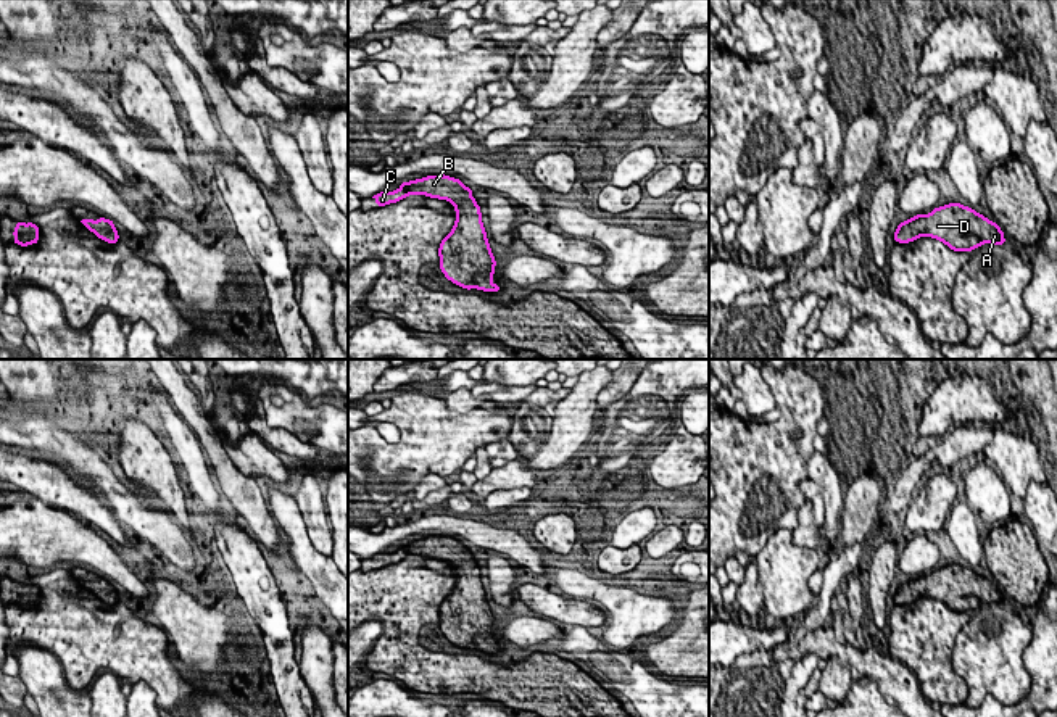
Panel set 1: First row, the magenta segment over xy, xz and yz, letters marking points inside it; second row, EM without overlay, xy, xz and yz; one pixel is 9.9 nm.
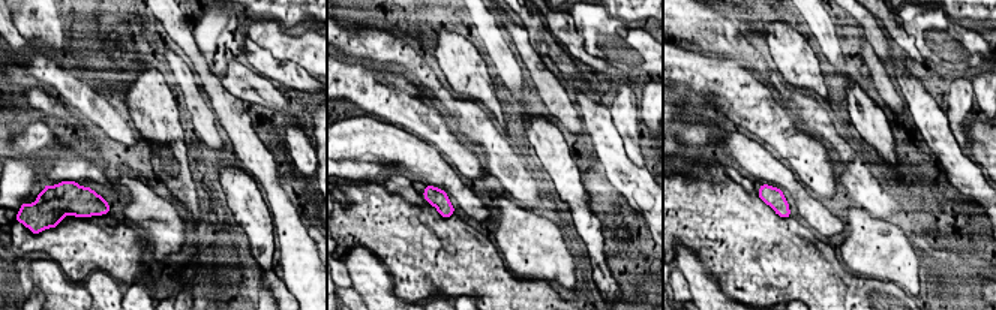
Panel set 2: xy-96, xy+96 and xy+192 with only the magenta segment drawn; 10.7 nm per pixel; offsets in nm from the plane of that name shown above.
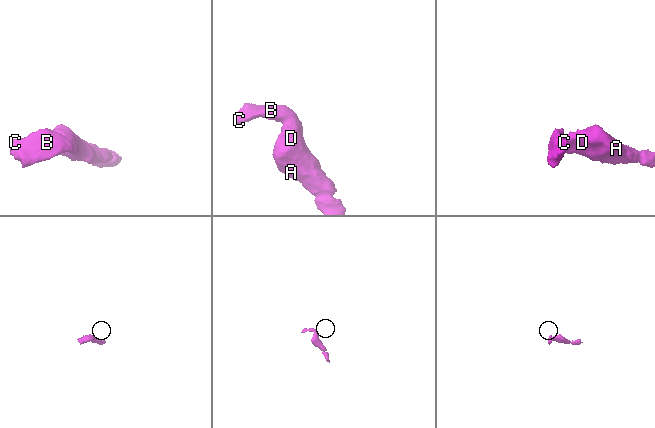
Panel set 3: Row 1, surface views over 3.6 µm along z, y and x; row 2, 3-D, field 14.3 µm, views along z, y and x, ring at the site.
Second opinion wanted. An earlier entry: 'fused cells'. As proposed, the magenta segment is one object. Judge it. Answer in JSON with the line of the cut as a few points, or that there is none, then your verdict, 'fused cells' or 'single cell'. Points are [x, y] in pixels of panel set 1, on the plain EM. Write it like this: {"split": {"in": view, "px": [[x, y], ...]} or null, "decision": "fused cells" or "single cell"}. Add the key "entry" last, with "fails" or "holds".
{"split": null, "decision": "single cell", "entry": "fails"}

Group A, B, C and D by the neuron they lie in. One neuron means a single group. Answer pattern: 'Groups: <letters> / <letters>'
Groups: A B C D

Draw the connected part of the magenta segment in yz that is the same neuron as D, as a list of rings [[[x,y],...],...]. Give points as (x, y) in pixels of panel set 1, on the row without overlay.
[[[960,564],[933,569],[930,575],[912,577],[909,582],[899,583],[893,598],[899,604],[933,598],[954,612],[972,612],[983,604],[1005,604],[1004,593],[996,583]]]

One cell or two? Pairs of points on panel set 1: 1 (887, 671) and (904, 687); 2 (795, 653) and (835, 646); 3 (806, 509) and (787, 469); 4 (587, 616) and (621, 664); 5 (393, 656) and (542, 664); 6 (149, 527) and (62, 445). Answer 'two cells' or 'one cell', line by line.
1: one cell
2: one cell
3: two cells
4: two cells
5: one cell
6: one cell

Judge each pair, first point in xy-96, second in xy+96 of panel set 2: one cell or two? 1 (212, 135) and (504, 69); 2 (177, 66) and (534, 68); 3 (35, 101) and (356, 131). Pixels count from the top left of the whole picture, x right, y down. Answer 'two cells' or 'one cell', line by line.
1: one cell
2: two cells
3: two cells

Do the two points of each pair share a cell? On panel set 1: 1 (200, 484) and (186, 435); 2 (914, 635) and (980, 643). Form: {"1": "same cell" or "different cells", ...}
{"1": "same cell", "2": "different cells"}

